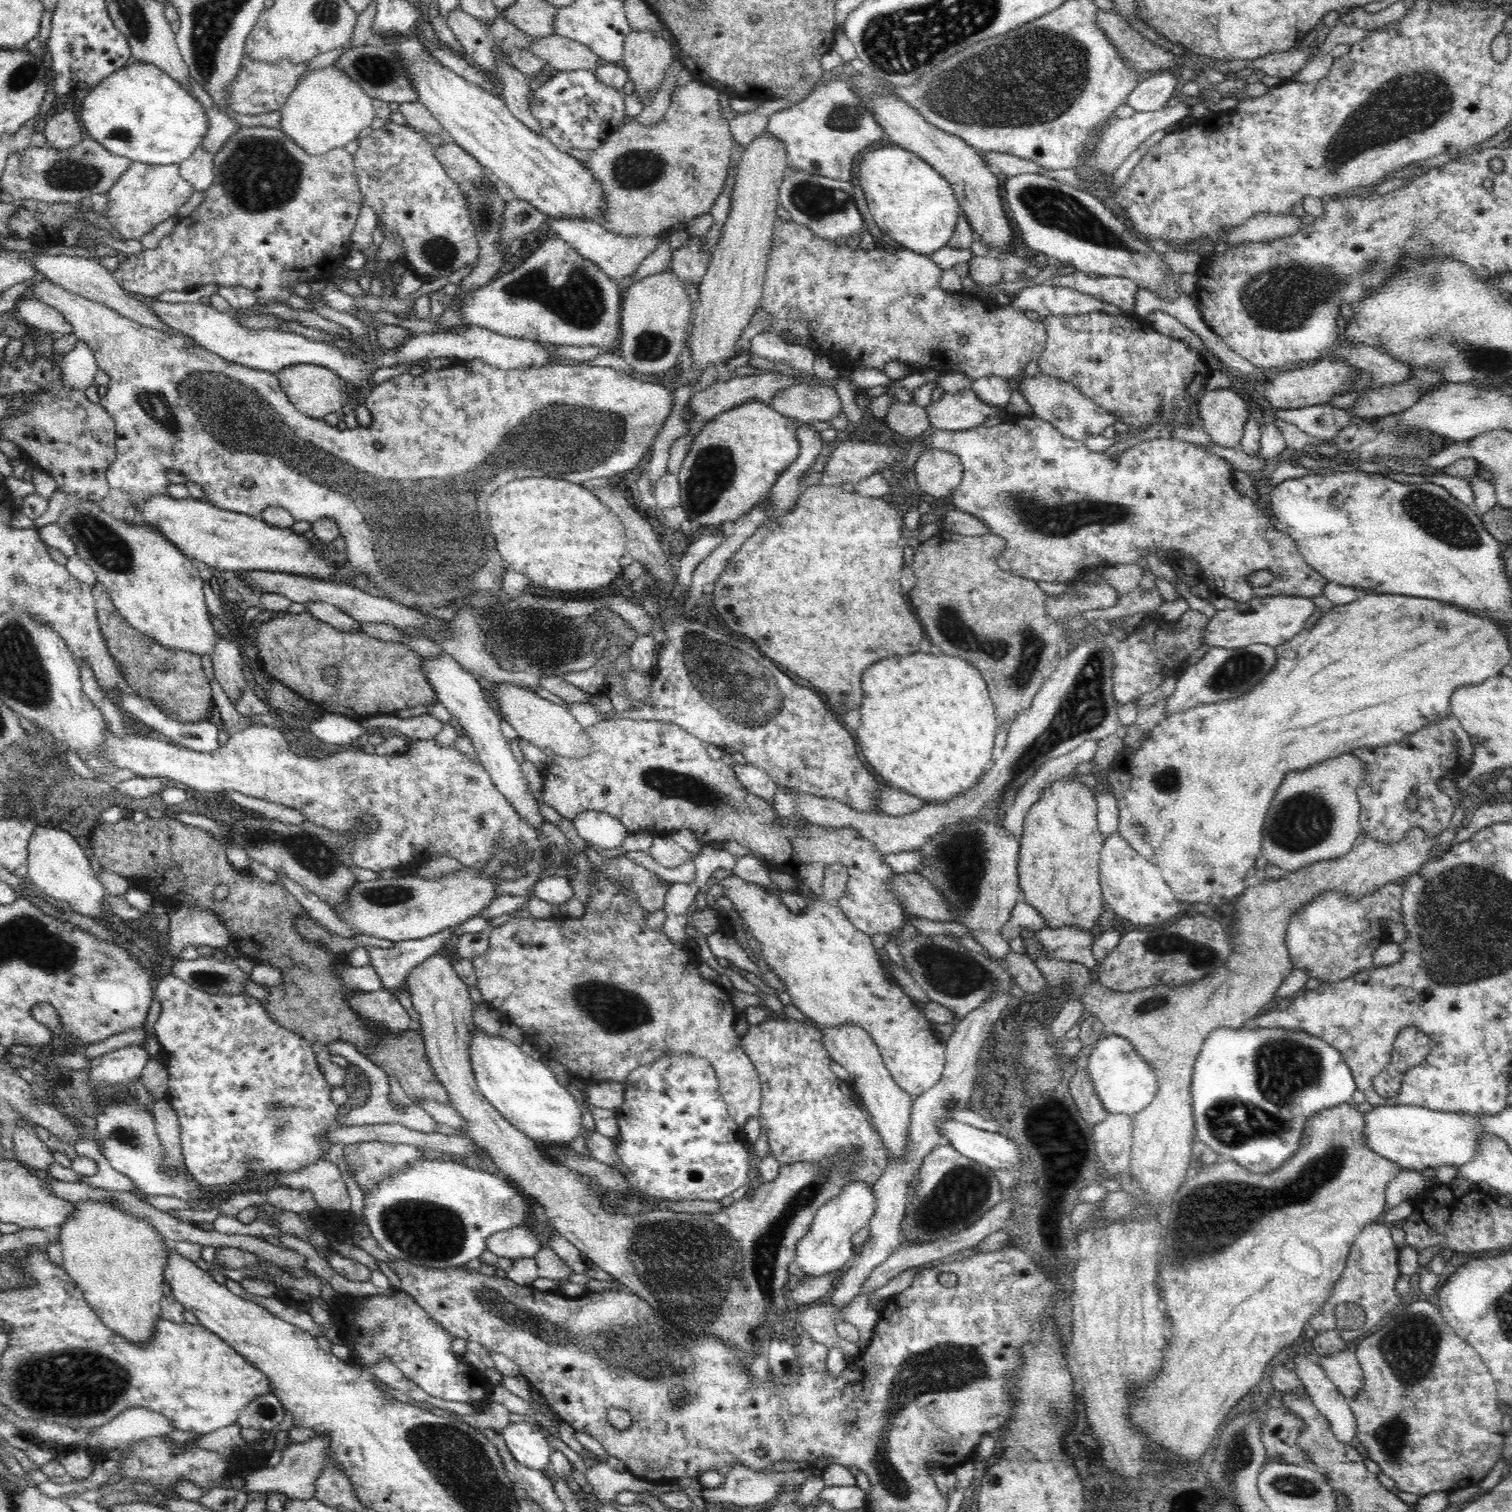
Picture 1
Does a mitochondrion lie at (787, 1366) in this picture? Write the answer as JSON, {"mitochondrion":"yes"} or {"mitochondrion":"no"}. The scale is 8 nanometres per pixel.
{"mitochondrion":"yes"}

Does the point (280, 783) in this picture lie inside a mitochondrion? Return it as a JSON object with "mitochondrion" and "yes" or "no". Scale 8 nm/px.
{"mitochondrion":"no"}

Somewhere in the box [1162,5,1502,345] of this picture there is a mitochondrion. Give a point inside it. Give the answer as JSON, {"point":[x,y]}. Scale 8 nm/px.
{"point":[1411,104]}

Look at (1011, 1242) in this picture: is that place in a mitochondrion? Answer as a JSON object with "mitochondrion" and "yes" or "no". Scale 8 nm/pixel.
{"mitochondrion":"no"}

